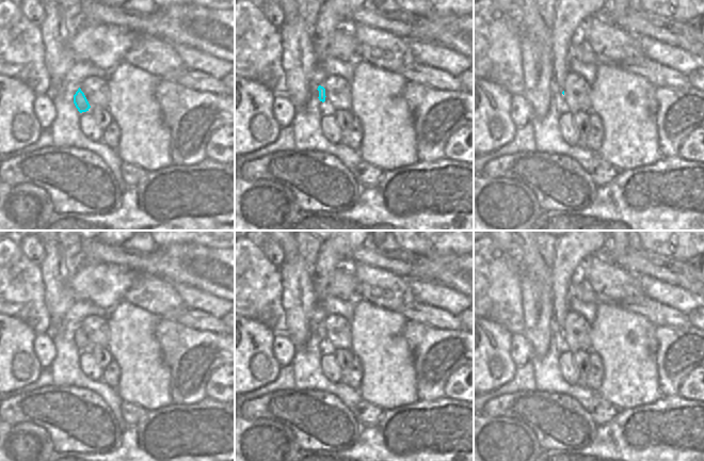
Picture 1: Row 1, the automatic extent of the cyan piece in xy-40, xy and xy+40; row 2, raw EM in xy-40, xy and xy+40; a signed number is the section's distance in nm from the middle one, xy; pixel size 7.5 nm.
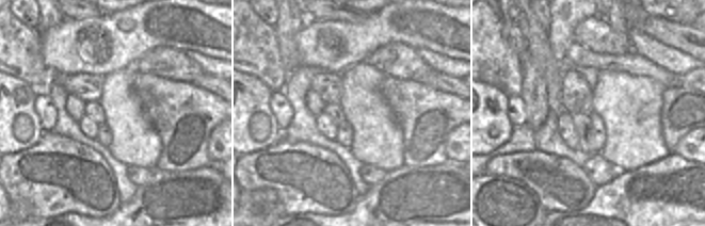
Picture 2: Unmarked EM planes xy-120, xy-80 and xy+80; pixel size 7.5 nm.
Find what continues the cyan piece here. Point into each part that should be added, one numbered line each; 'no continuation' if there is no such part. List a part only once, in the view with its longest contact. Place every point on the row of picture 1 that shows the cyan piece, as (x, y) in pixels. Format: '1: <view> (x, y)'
1: xy (324, 106).

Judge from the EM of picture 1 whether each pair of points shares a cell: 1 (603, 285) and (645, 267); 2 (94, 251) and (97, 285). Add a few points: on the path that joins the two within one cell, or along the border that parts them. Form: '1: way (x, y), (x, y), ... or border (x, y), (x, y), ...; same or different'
1: border (609, 259), (636, 275); different
2: border (84, 259), (117, 264), (120, 266); different

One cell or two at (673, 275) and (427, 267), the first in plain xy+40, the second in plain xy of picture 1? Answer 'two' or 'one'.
one

